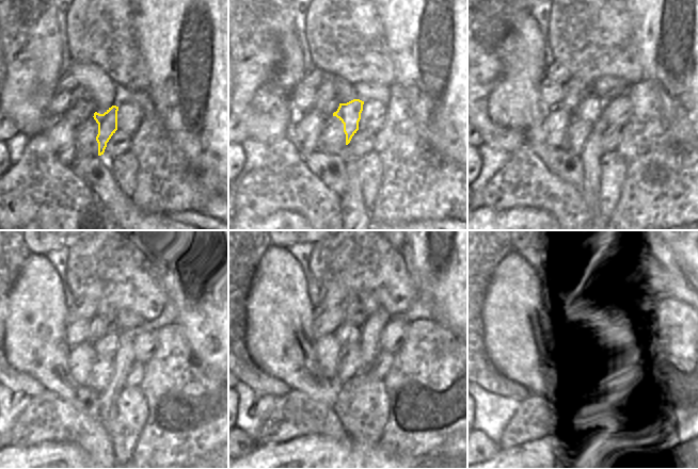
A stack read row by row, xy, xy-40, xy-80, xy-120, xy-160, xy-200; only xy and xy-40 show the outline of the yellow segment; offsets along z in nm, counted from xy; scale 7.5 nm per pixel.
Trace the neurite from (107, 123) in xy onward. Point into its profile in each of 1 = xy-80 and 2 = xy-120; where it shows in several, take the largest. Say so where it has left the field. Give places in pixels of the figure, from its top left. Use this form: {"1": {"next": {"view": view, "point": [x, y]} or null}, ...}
{"1": {"next": {"view": "xy-80", "point": [589, 110]}}, "2": {"next": {"view": "xy-120", "point": [107, 346]}}}

